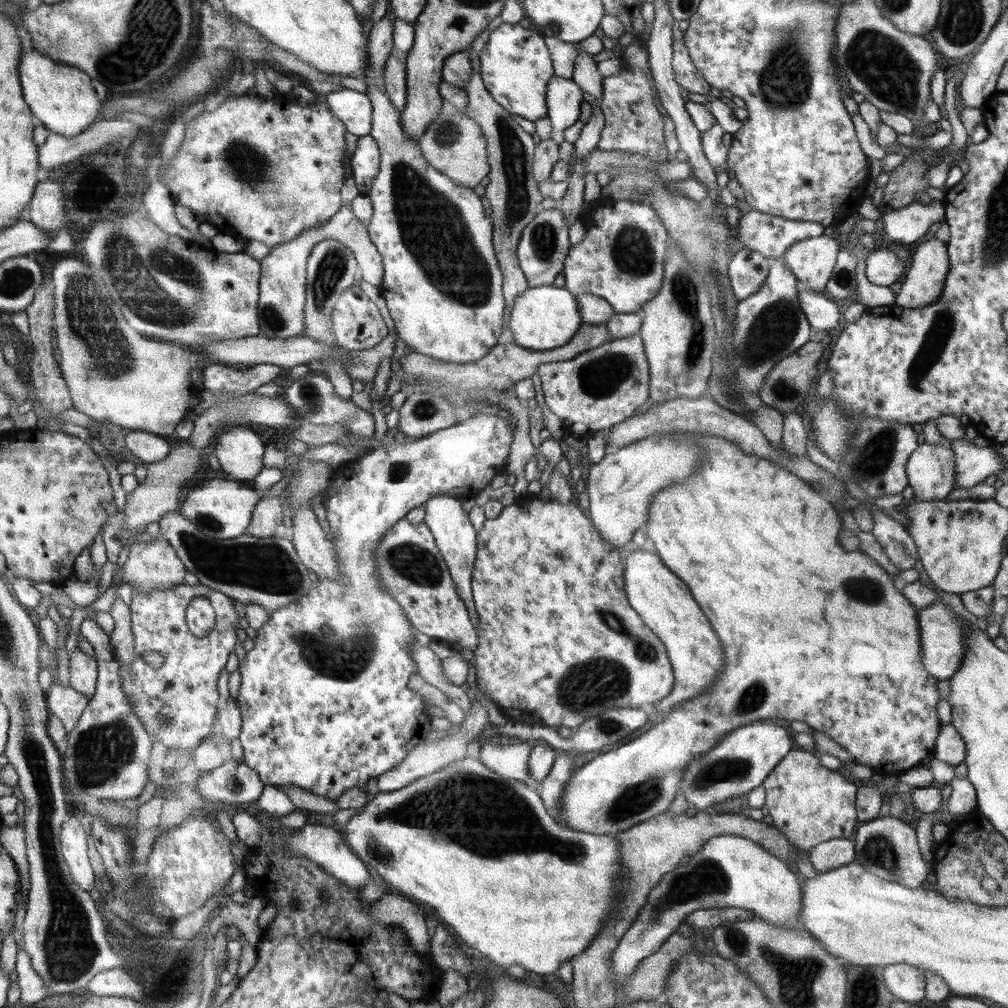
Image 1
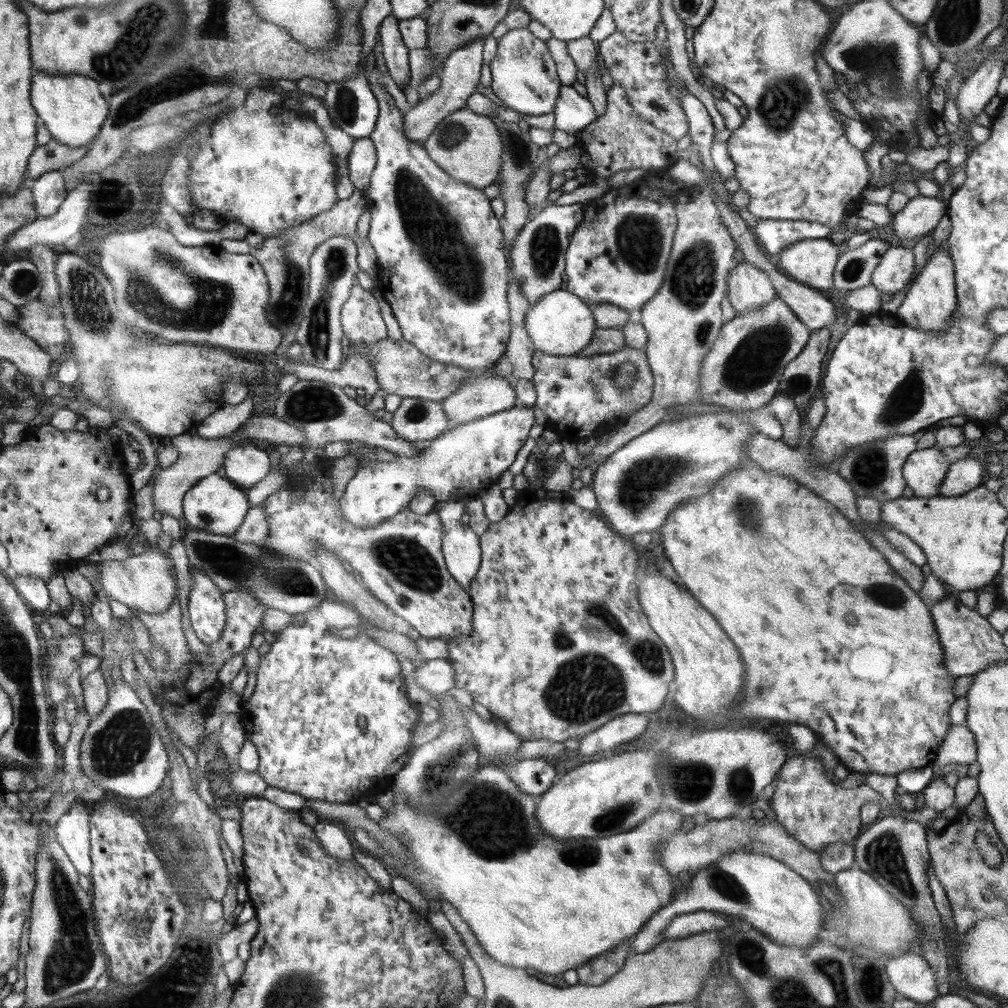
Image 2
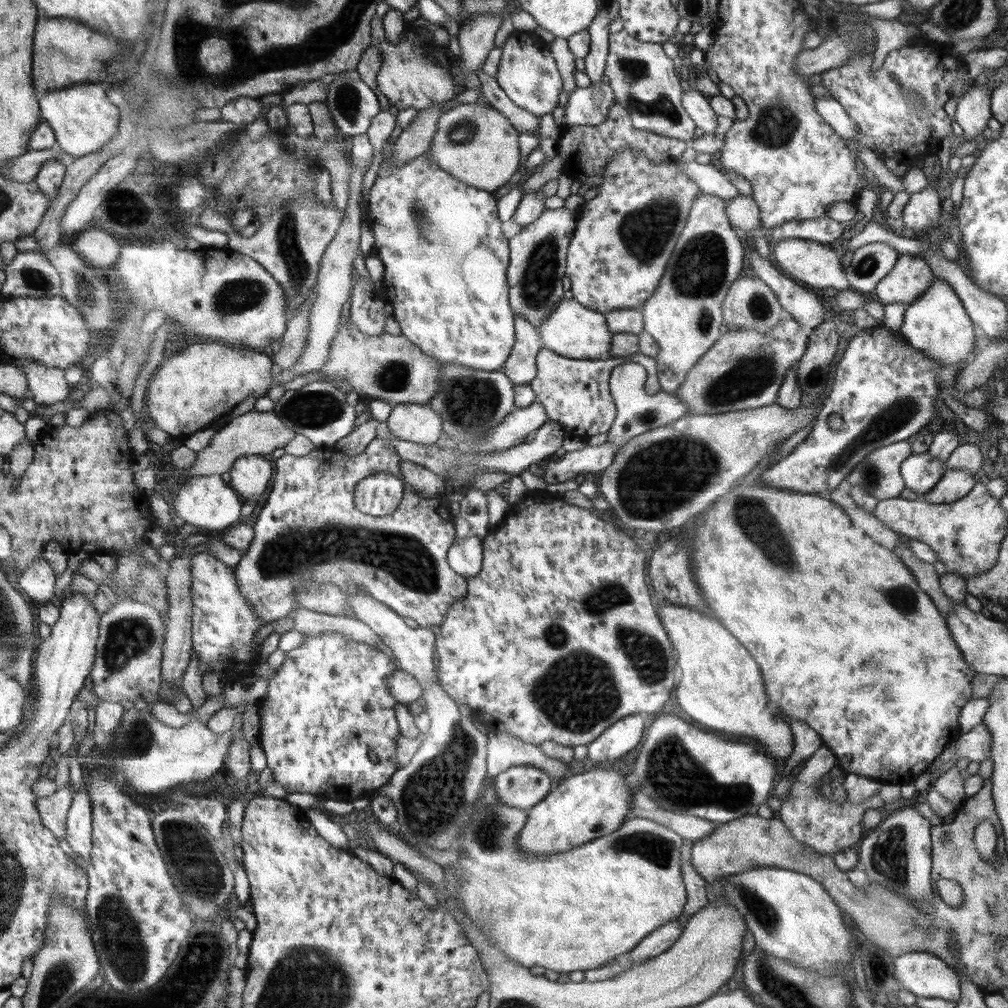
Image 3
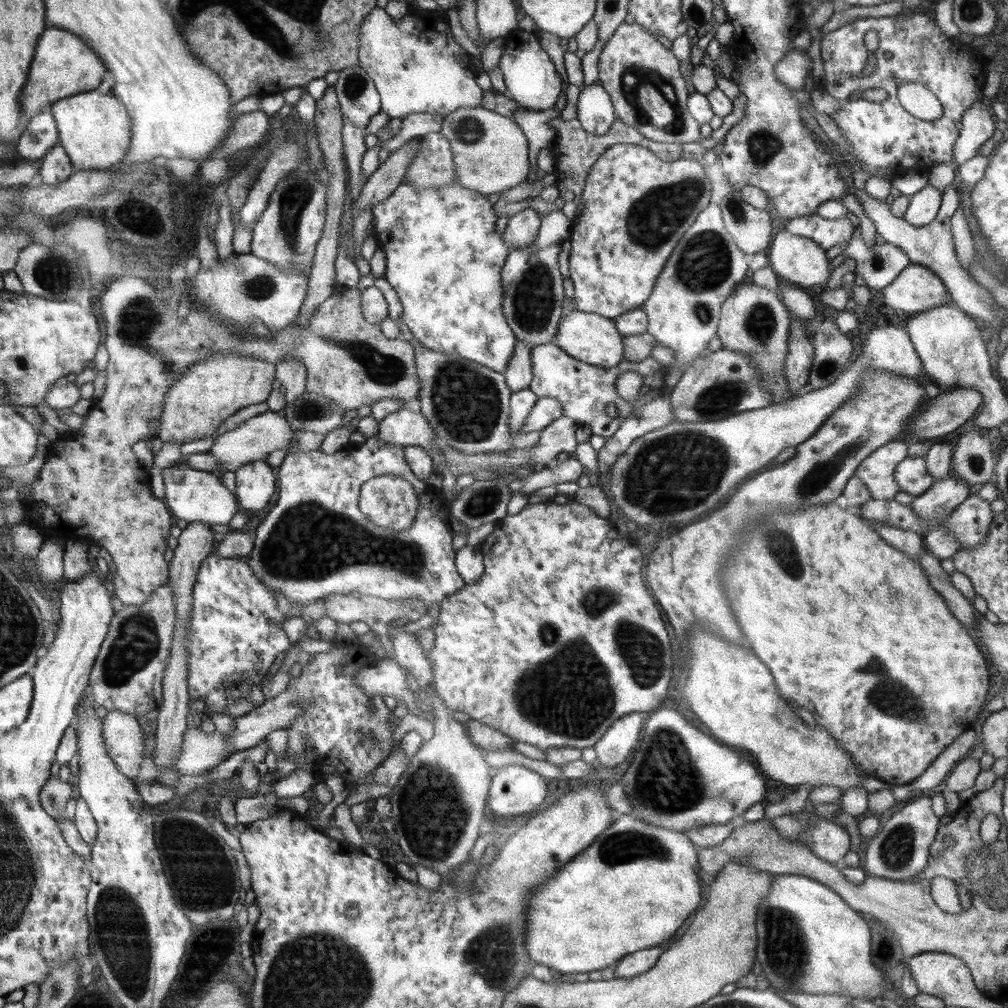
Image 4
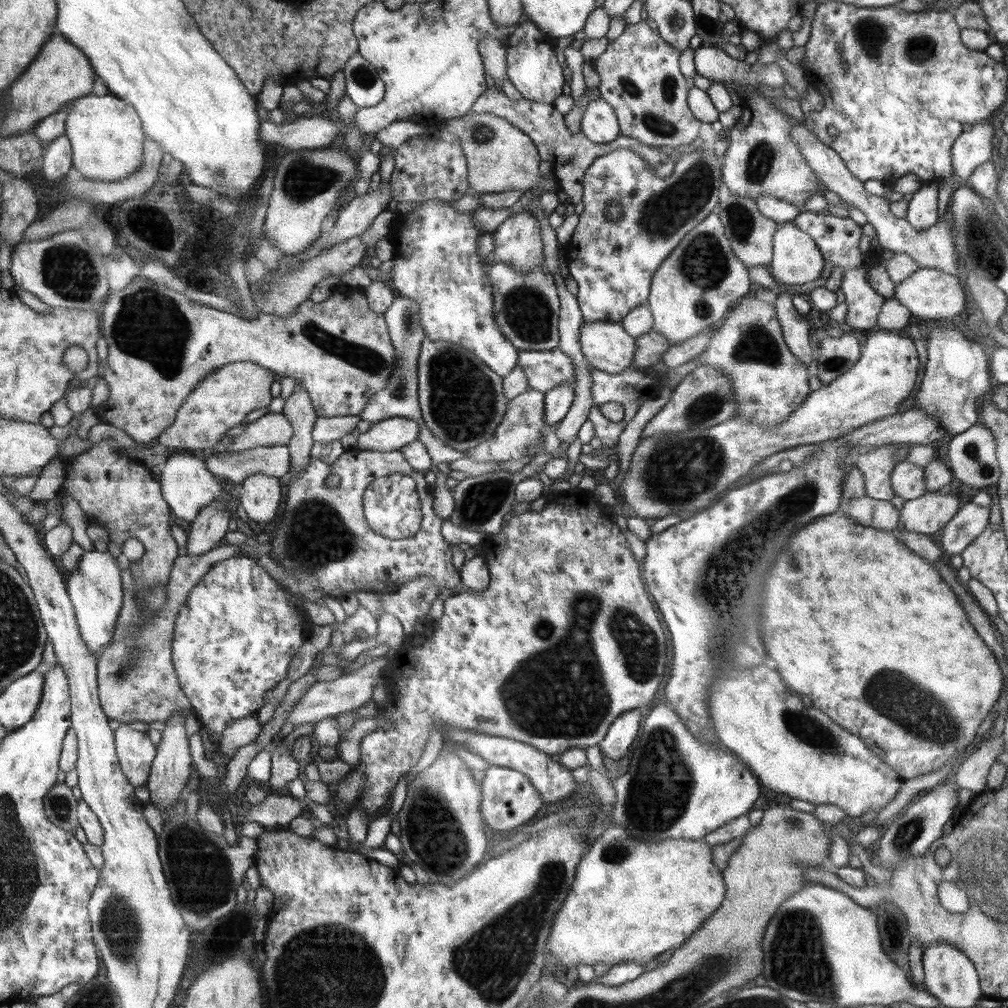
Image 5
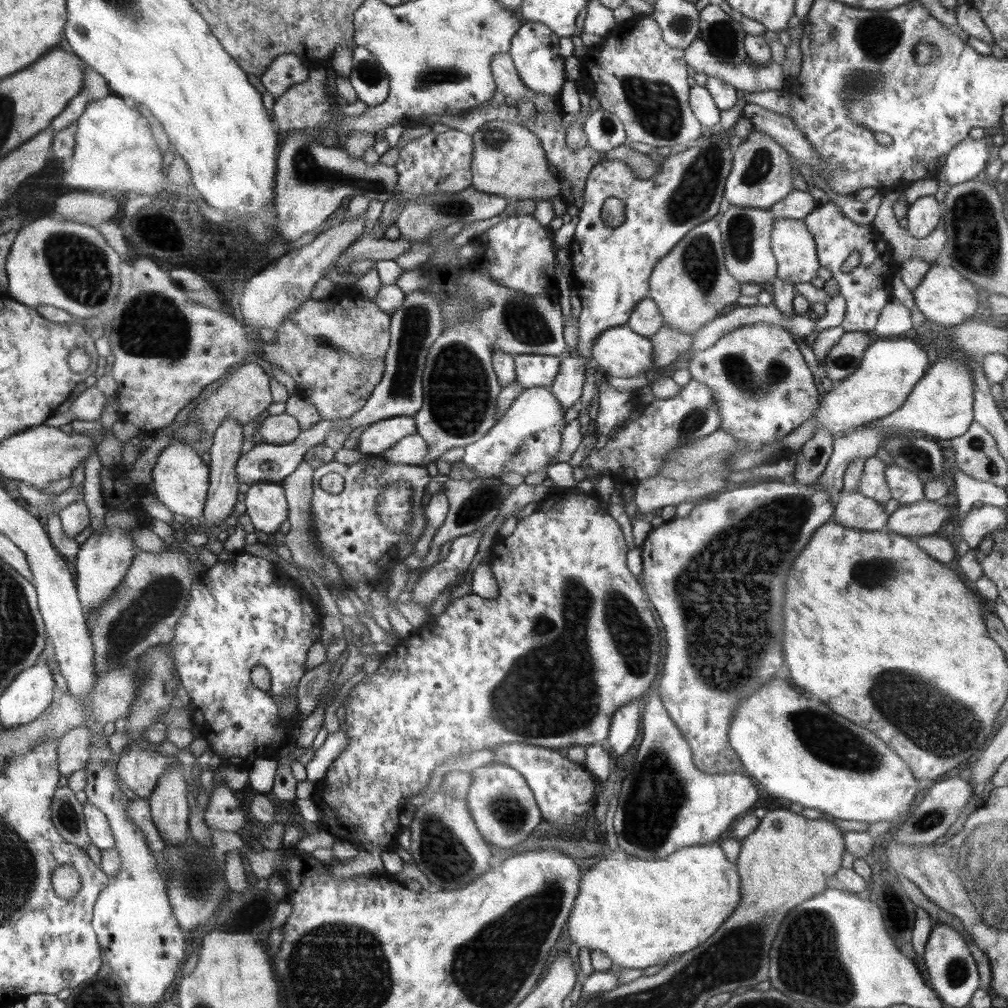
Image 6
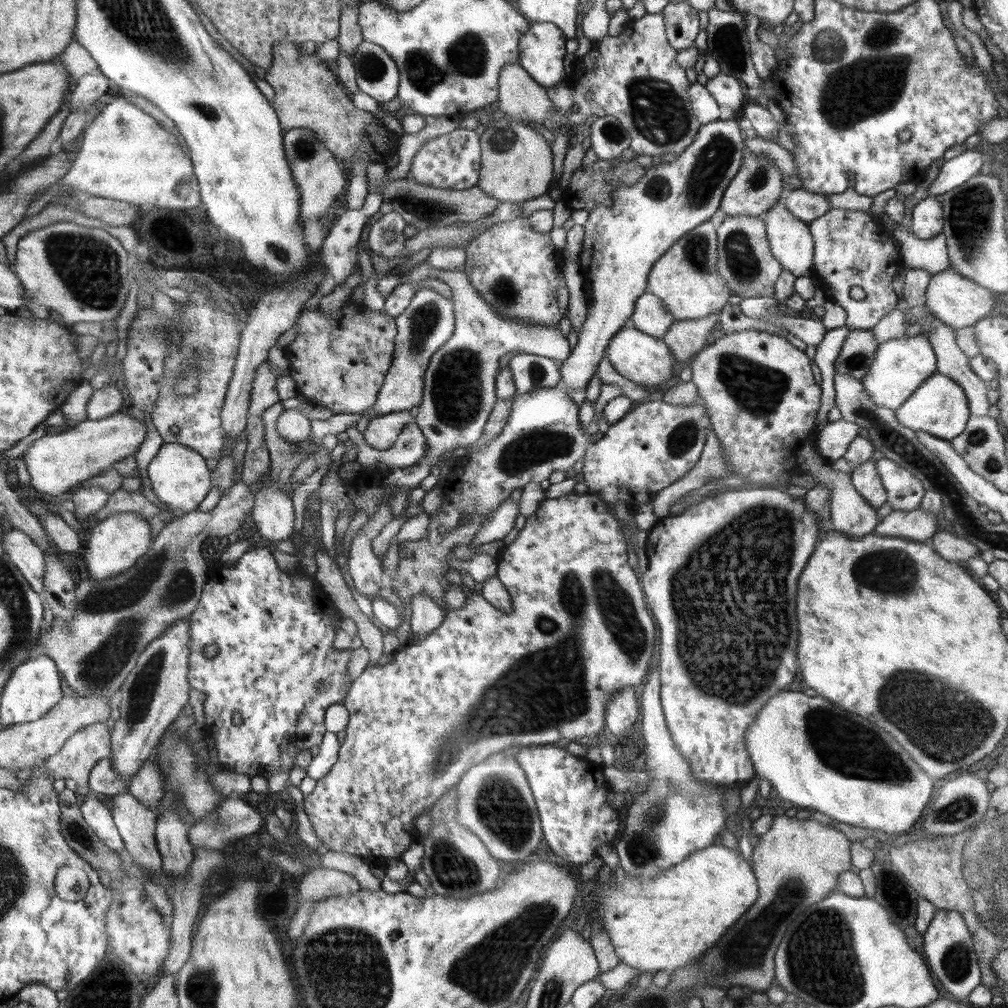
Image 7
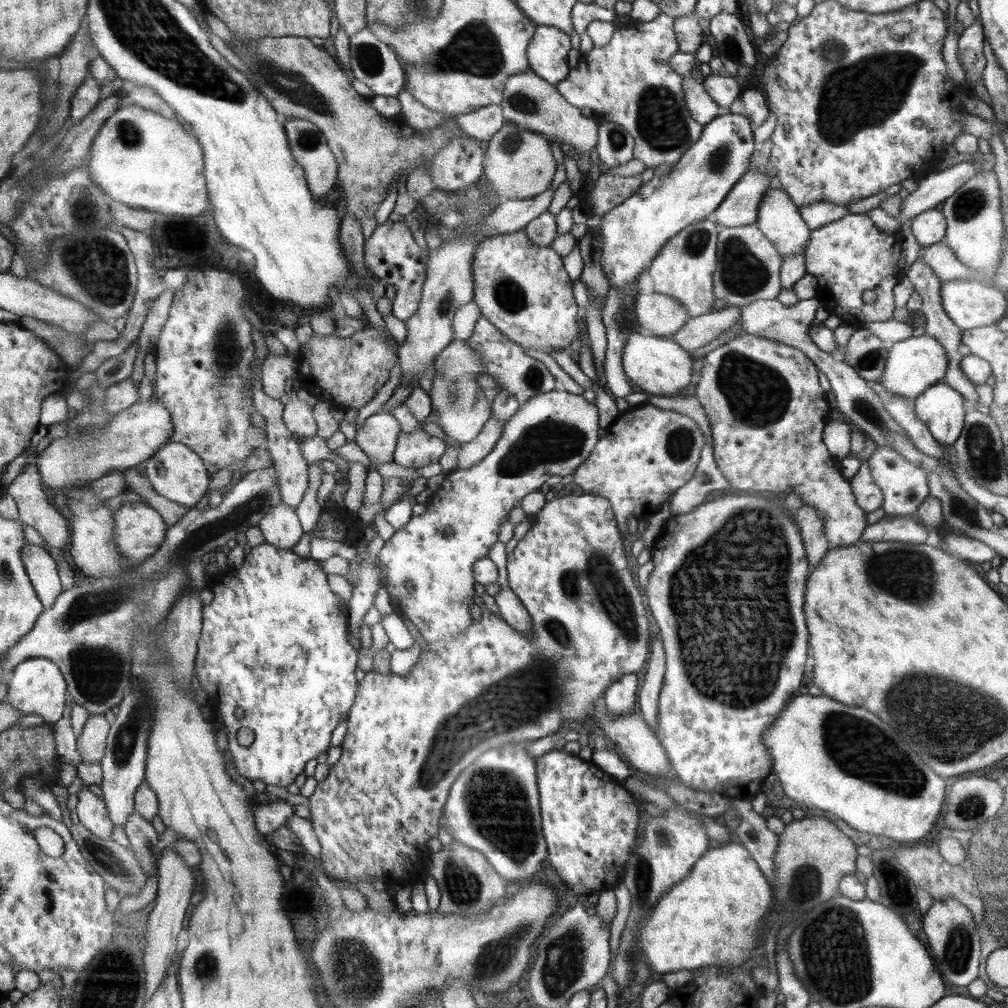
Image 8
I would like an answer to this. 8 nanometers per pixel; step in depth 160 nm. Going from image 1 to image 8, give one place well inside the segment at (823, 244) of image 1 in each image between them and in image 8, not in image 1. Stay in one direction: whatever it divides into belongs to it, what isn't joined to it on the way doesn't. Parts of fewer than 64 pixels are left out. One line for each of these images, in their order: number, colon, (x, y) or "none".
2: (811, 262)
3: (809, 263)
4: (796, 259)
5: (796, 260)
6: (793, 246)
7: (791, 242)
8: (779, 219)

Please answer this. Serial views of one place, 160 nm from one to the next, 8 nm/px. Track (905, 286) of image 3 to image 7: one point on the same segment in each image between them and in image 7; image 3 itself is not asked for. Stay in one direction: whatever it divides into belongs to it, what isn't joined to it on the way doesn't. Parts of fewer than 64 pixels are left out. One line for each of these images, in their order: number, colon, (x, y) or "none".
4: (917, 289)
5: (930, 294)
6: (945, 297)
7: (956, 301)

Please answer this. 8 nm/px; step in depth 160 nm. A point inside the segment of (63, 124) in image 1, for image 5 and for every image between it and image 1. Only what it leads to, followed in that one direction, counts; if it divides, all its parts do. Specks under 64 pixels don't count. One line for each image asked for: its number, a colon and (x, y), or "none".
2: (71, 107)
3: (83, 119)
4: (95, 129)
5: (107, 137)

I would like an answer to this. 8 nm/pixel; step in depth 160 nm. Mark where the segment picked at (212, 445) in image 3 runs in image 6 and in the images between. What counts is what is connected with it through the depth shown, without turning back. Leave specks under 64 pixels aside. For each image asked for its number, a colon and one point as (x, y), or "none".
4: (257, 437)
5: (272, 429)
6: (280, 429)

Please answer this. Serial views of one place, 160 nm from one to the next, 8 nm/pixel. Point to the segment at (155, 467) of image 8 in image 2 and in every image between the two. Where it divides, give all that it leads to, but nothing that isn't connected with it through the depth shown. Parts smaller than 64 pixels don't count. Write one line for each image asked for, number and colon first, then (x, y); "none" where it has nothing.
2: (214, 504)
3: (208, 503)
4: (192, 495)
5: (187, 485)
6: (180, 478)
7: (179, 476)

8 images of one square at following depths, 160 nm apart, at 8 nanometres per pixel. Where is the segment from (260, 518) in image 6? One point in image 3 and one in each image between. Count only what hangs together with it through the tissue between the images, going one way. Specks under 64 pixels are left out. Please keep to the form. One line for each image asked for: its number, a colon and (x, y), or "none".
3: (249, 476)
4: (255, 486)
5: (260, 494)

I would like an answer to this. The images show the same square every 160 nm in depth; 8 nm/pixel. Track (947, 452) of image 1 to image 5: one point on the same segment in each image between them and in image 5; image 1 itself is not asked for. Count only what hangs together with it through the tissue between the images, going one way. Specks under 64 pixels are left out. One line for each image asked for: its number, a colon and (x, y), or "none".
2: (924, 470)
3: (920, 472)
4: (912, 476)
5: (907, 480)

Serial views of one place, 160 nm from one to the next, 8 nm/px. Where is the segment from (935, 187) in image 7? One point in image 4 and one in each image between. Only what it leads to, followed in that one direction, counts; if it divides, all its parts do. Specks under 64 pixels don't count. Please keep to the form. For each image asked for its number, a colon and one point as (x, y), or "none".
4: (977, 125)
5: (972, 148)
6: (965, 161)

